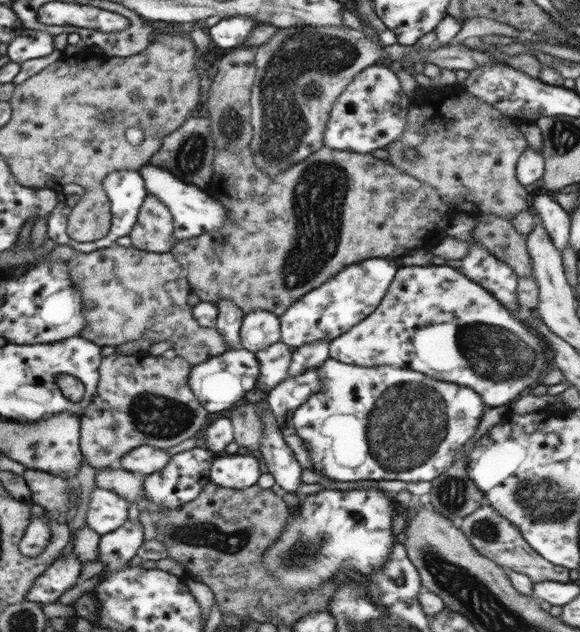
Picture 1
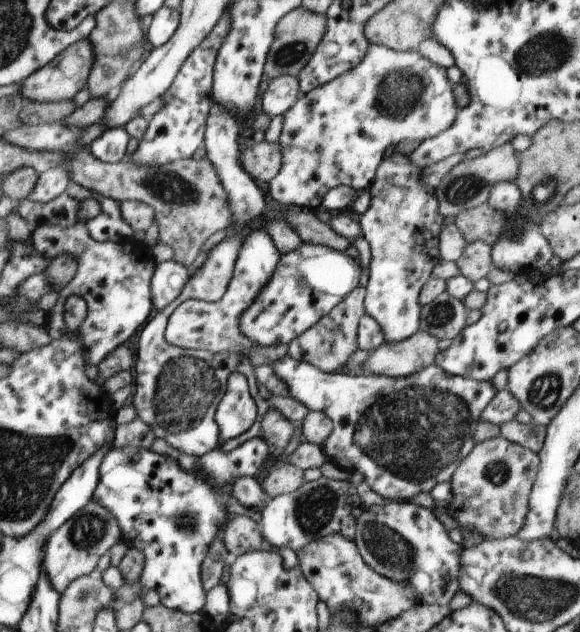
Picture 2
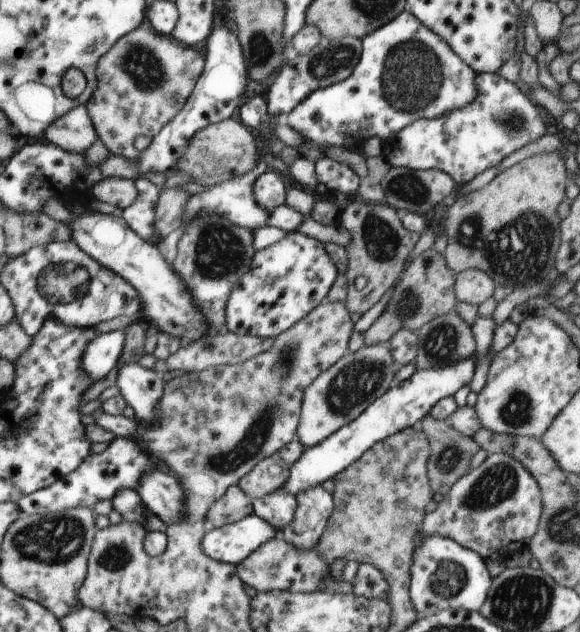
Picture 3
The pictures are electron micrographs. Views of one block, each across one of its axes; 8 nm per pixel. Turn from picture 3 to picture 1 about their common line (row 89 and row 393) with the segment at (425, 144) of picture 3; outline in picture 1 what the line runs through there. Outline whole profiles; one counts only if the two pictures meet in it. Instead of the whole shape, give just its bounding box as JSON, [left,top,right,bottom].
[328,266,548,408]

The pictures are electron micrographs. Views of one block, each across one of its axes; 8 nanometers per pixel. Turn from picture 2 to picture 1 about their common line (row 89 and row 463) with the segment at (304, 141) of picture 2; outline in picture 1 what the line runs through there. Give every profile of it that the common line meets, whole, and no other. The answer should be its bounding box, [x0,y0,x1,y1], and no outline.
[293,360,484,482]

